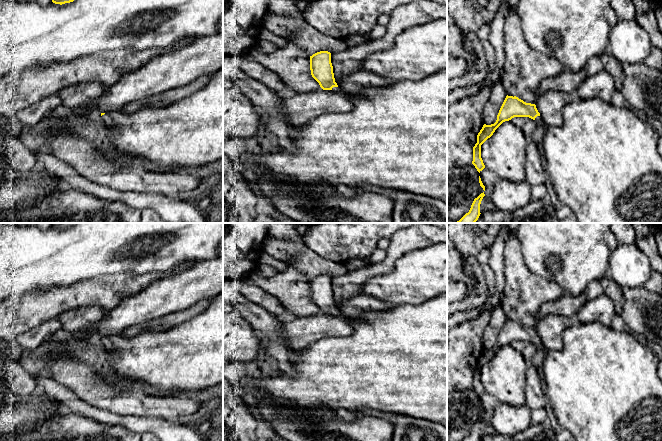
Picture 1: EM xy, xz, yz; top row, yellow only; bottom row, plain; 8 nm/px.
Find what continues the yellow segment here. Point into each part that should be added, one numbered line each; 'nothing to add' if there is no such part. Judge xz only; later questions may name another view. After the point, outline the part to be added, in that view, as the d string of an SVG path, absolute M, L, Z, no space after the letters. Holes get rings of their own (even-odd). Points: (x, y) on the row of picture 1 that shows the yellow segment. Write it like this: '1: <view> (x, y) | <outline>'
1: xz (395, 137) | M439 70L439 71L437 71L437 72L435 72L435 73L433 73L433 74L431 74L431 75L429 75L429 76L427 76L427 77L425 77L425 78L424 78L424 79L422 79L422 80L419 80L419 81L410 81L410 80L402 80L402 81L393 81L393 82L392 82L392 84L391 84L391 85L389 85L389 86L387 86L387 87L384 87L384 88L366 88L366 89L363 89L363 90L362 90L362 91L361 91L361 92L360 92L360 93L358 93L358 94L349 94L349 93L346 93L346 92L345 92L345 91L343 91L343 90L342 90L342 89L341 89L341 88L340 88L340 87L339 87L339 86L338 86L338 87L333 87L333 88L332 88L332 90L331 90L331 91L333 91L333 92L344 92L344 93L345 93L345 94L346 94L346 95L347 95L347 96L348 96L348 97L349 97L349 98L350 98L350 100L351 100L351 101L352 101L352 103L353 103L353 105L354 105L354 108L353 108L353 109L352 109L352 110L351 110L351 111L349 111L349 112L344 112L344 113L330 113L330 114L325 114L325 115L321 115L321 116L319 116L319 117L318 117L318 118L316 118L316 119L315 119L315 120L312 120L312 121L309 121L309 122L307 122L307 123L305 123L305 124L303 124L303 125L300 125L300 126L299 126L299 128L300 128L300 132L299 132L299 134L298 134L298 136L297 136L297 137L295 137L295 138L291 138L291 139L292 139L292 141L293 141L293 144L294 144L294 146L295 146L295 150L294 150L294 151L291 151L291 150L289 150L289 149L286 149L286 148L283 148L283 147L281 147L281 148L280 148L280 149L278 149L278 150L277 150L277 151L271 151L271 152L266 152L266 151L263 151L263 152L261 152L261 153L258 153L258 154L254 154L254 153L252 153L252 154L253 154L253 157L254 157L254 158L253 158L253 160L252 160L252 161L251 161L251 162L250 162L250 163L251 163L251 164L254 164L254 165L259 165L259 166L260 166L260 167L262 167L262 168L264 168L264 169L265 169L265 170L266 170L266 173L271 173L271 174L273 174L273 175L275 175L275 176L277 176L277 177L283 177L283 178L285 178L285 179L286 179L286 180L288 180L288 181L292 181L292 182L295 182L295 183L304 183L304 184L315 184L315 185L321 185L321 186L325 186L325 187L327 187L327 188L331 188L331 189L333 189L333 190L338 190L338 191L341 191L341 192L344 192L344 193L346 193L346 194L348 194L348 195L352 195L352 194L356 194L356 193L362 193L362 192L364 192L364 190L363 190L363 189L362 189L362 187L361 187L361 185L362 185L362 184L368 184L368 185L372 185L372 186L377 186L377 187L378 187L378 188L383 188L383 189L395 189L395 190L401 190L401 191L407 191L407 192L410 192L410 193L415 193L415 194L418 194L418 195L425 195L425 196L428 196L428 197L432 197L432 198L435 198L435 199L444 199L444 198L447 198L447 70Z

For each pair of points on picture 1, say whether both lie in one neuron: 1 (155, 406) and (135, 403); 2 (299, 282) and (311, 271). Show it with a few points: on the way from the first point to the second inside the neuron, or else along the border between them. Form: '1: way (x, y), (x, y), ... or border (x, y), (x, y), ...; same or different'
1: way (150, 406), (140, 404); same
2: border (288, 264), (299, 270), (309, 280); different

